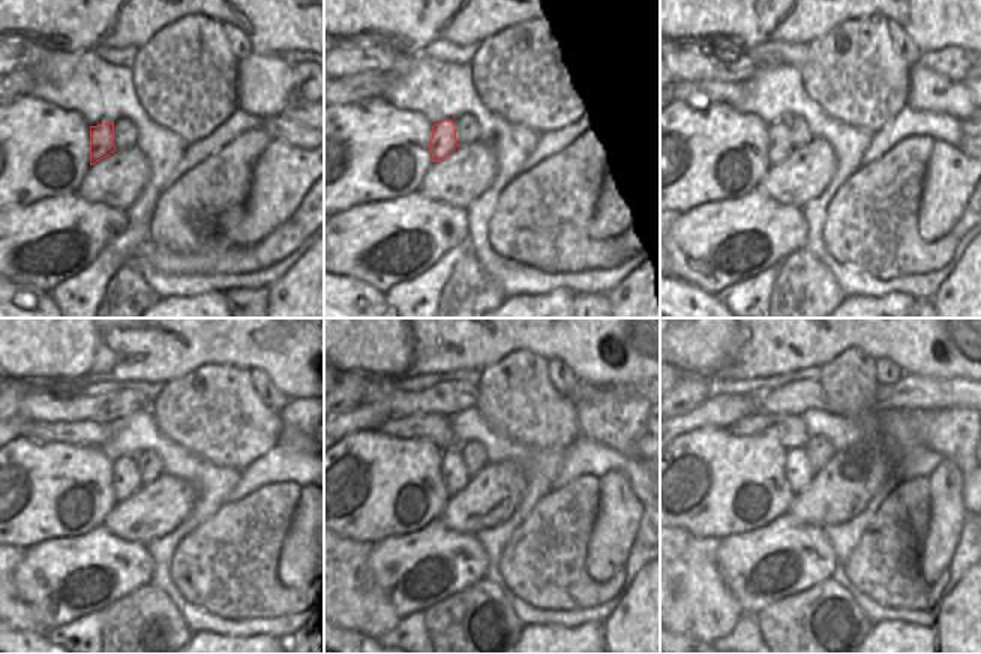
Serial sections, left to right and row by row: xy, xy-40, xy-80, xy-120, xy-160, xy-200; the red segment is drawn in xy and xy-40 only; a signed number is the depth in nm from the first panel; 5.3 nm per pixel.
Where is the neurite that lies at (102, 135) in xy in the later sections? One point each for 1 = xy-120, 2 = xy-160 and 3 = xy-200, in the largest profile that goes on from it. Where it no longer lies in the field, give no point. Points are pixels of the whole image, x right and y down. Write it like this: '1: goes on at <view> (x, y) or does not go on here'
1: goes on at xy-120 (125, 479)
2: goes on at xy-160 (456, 476)
3: goes on at xy-200 (798, 471)

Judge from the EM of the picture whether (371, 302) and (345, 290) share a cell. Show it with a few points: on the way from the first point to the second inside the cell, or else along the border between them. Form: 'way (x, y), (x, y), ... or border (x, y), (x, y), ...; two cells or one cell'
way (365, 302), (357, 302), (351, 296); one cell

